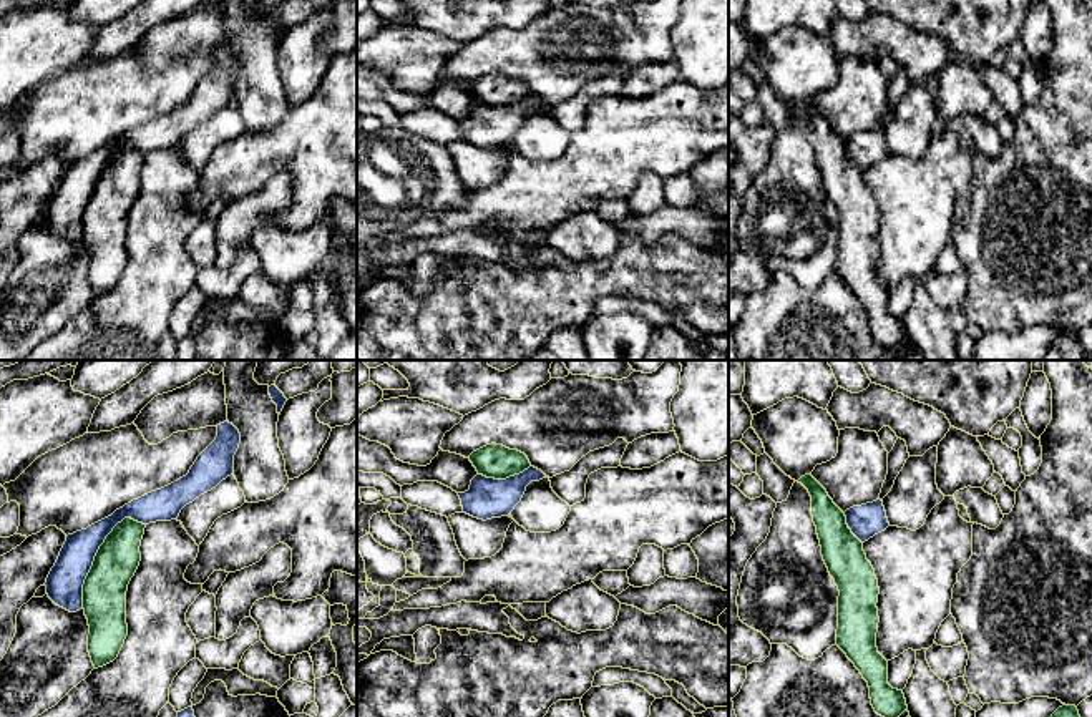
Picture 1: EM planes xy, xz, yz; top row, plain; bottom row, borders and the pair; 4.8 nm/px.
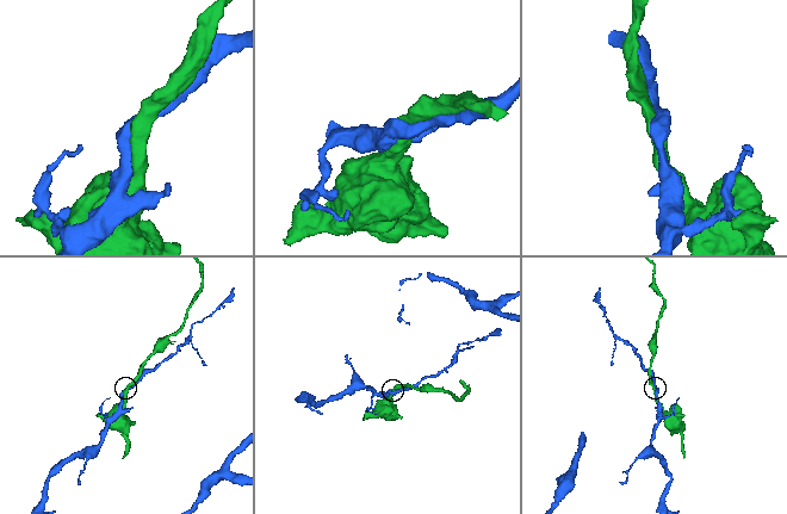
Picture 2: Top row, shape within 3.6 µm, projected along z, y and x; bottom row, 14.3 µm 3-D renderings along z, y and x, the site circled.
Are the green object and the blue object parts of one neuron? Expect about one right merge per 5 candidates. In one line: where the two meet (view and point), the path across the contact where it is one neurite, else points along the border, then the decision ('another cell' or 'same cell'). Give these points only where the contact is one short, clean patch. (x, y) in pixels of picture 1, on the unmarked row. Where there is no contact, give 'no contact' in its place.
xy (98, 180) | another cell

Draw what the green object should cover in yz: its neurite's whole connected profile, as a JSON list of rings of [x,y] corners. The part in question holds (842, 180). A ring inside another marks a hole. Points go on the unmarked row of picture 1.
[[[812,103],[802,105],[798,111],[812,124],[821,184],[840,219],[836,274],[868,310],[875,340],[896,349],[908,334],[903,319],[888,312],[888,289],[876,276],[880,216],[875,198],[826,118]]]

